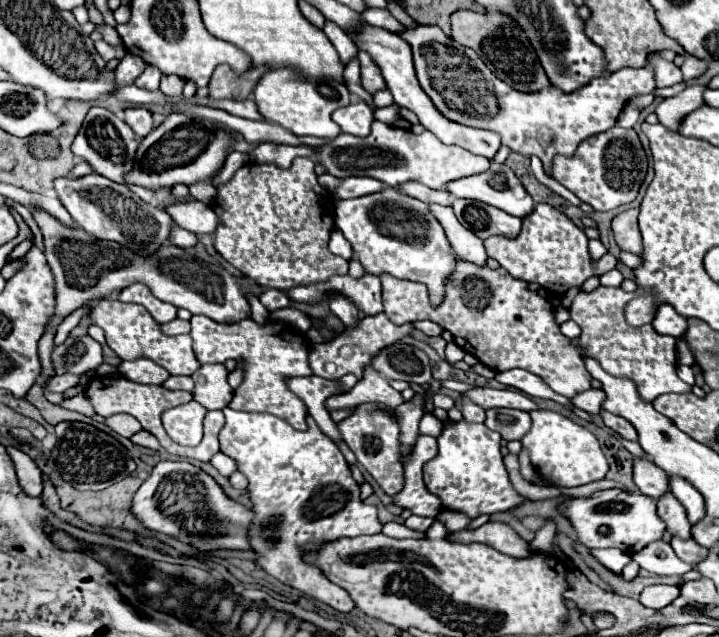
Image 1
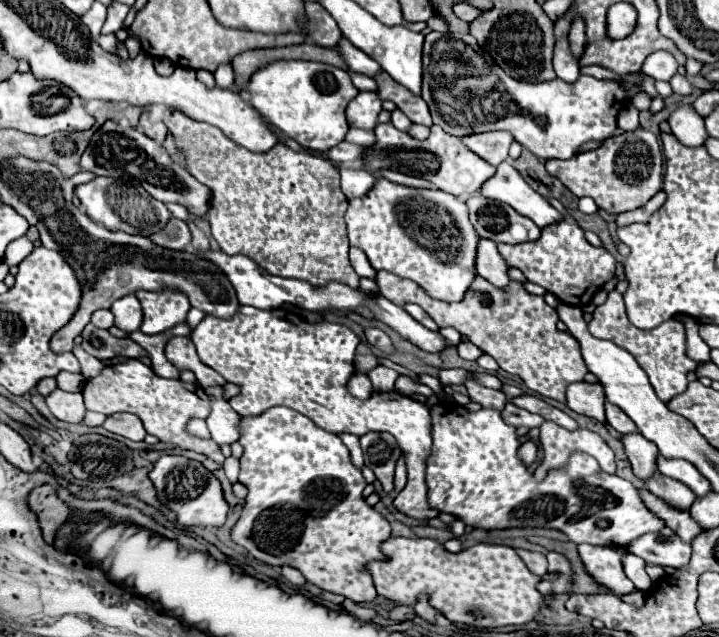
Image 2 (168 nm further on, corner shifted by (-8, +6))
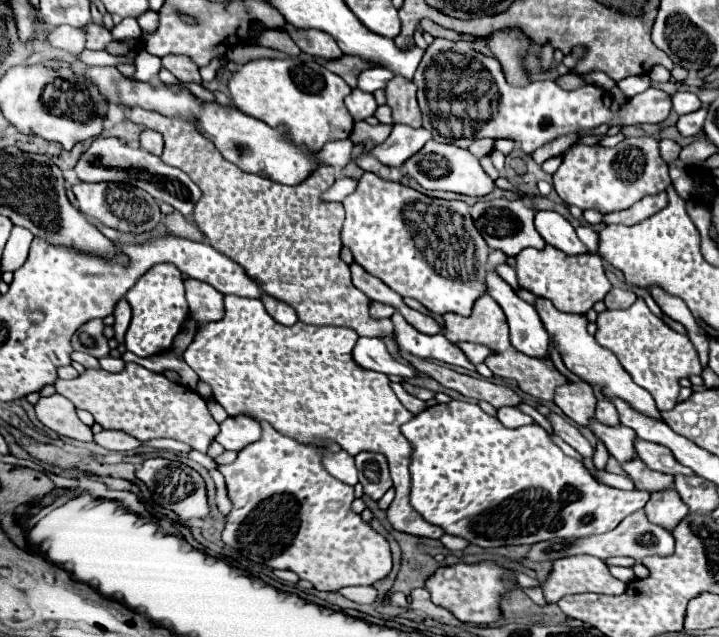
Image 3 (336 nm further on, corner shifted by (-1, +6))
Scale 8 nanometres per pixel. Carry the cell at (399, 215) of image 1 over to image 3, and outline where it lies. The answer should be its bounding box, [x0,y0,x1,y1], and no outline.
[341,172,491,316]

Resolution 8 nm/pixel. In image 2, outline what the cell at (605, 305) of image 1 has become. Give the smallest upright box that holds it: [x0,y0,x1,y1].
[588,288,696,402]

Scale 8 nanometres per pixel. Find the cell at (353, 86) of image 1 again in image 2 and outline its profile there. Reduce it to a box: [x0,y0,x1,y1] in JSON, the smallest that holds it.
[350,72,376,90]

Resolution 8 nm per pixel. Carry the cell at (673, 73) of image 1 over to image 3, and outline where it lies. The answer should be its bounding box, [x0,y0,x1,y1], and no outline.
[673,92,701,114]

